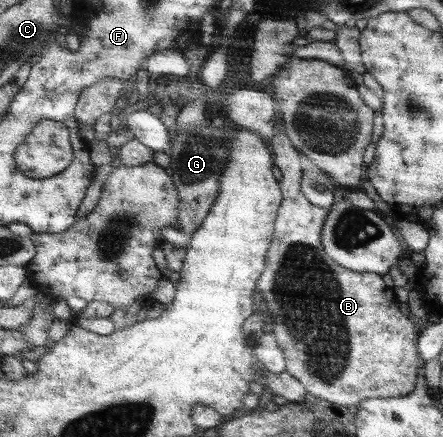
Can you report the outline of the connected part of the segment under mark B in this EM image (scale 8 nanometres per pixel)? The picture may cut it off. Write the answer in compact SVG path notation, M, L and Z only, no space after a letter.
M274 97L274 106L276 106L277 114L276 135L269 142L269 147L275 154L275 166L280 177L284 200L279 211L279 217L275 222L275 236L271 238L271 247L267 252L267 265L262 276L259 278L260 282L258 282L257 293L265 300L268 312L272 318L274 336L280 342L280 349L285 353L287 362L285 371L303 384L307 394L312 394L320 400L332 402L332 404L337 404L338 406L358 407L369 398L392 398L393 396L407 395L408 392L411 392L412 386L414 386L412 382L418 377L416 376L418 356L416 356L416 346L414 346L418 335L416 335L414 325L408 317L400 312L400 308L396 304L396 296L392 292L393 287L389 288L386 286L386 282L384 282L381 274L371 272L361 273L360 271L350 270L327 255L325 246L323 245L323 230L329 210L315 206L303 193L301 186L303 185L304 168L300 166L299 150L294 147L292 140L288 137L286 127L284 127L282 111L280 111L280 103L278 103L276 97Z

